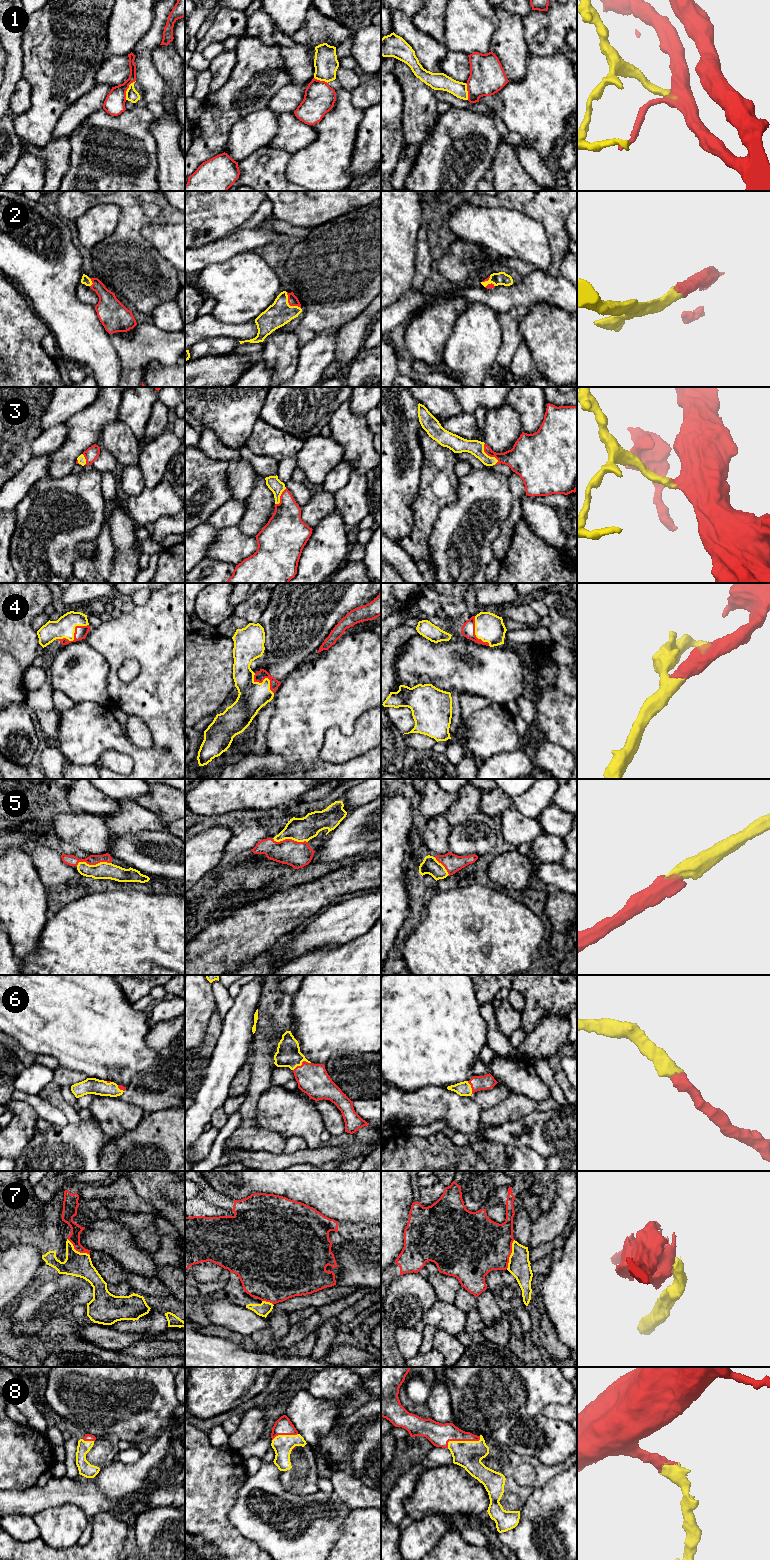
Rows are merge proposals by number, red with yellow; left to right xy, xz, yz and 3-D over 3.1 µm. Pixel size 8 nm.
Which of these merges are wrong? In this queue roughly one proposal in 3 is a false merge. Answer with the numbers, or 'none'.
1, 7

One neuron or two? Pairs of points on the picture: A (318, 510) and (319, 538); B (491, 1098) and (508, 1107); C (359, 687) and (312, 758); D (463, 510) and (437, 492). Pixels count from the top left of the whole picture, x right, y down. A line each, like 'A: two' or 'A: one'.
A: two
B: two
C: one
D: two

